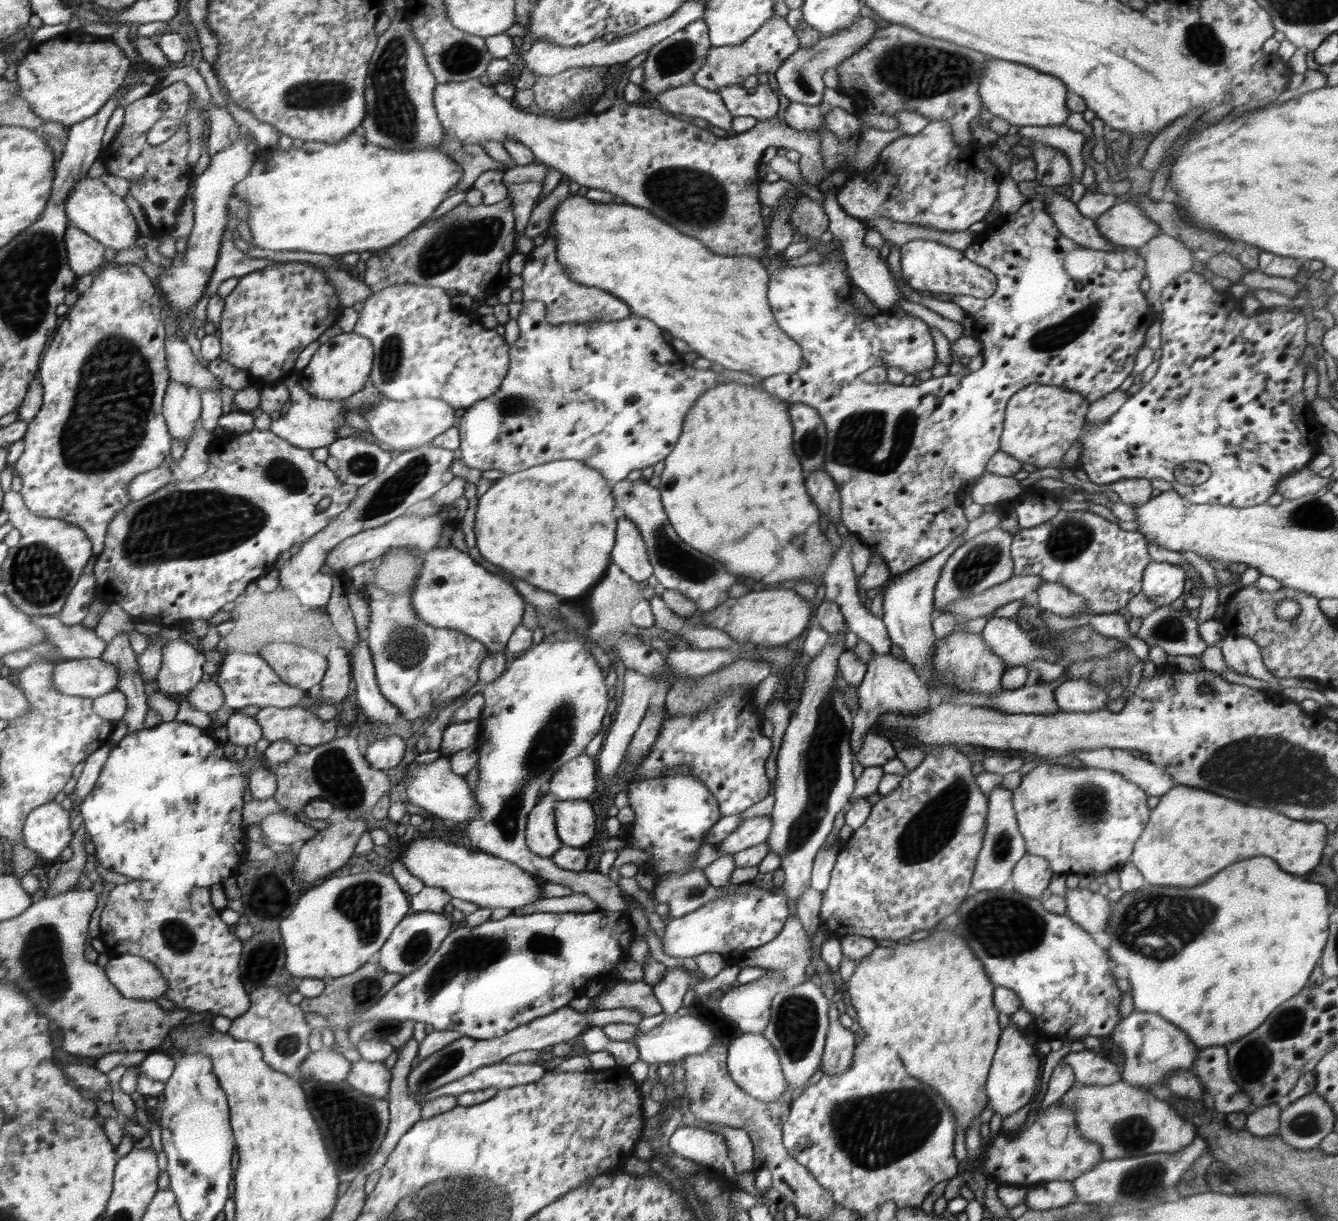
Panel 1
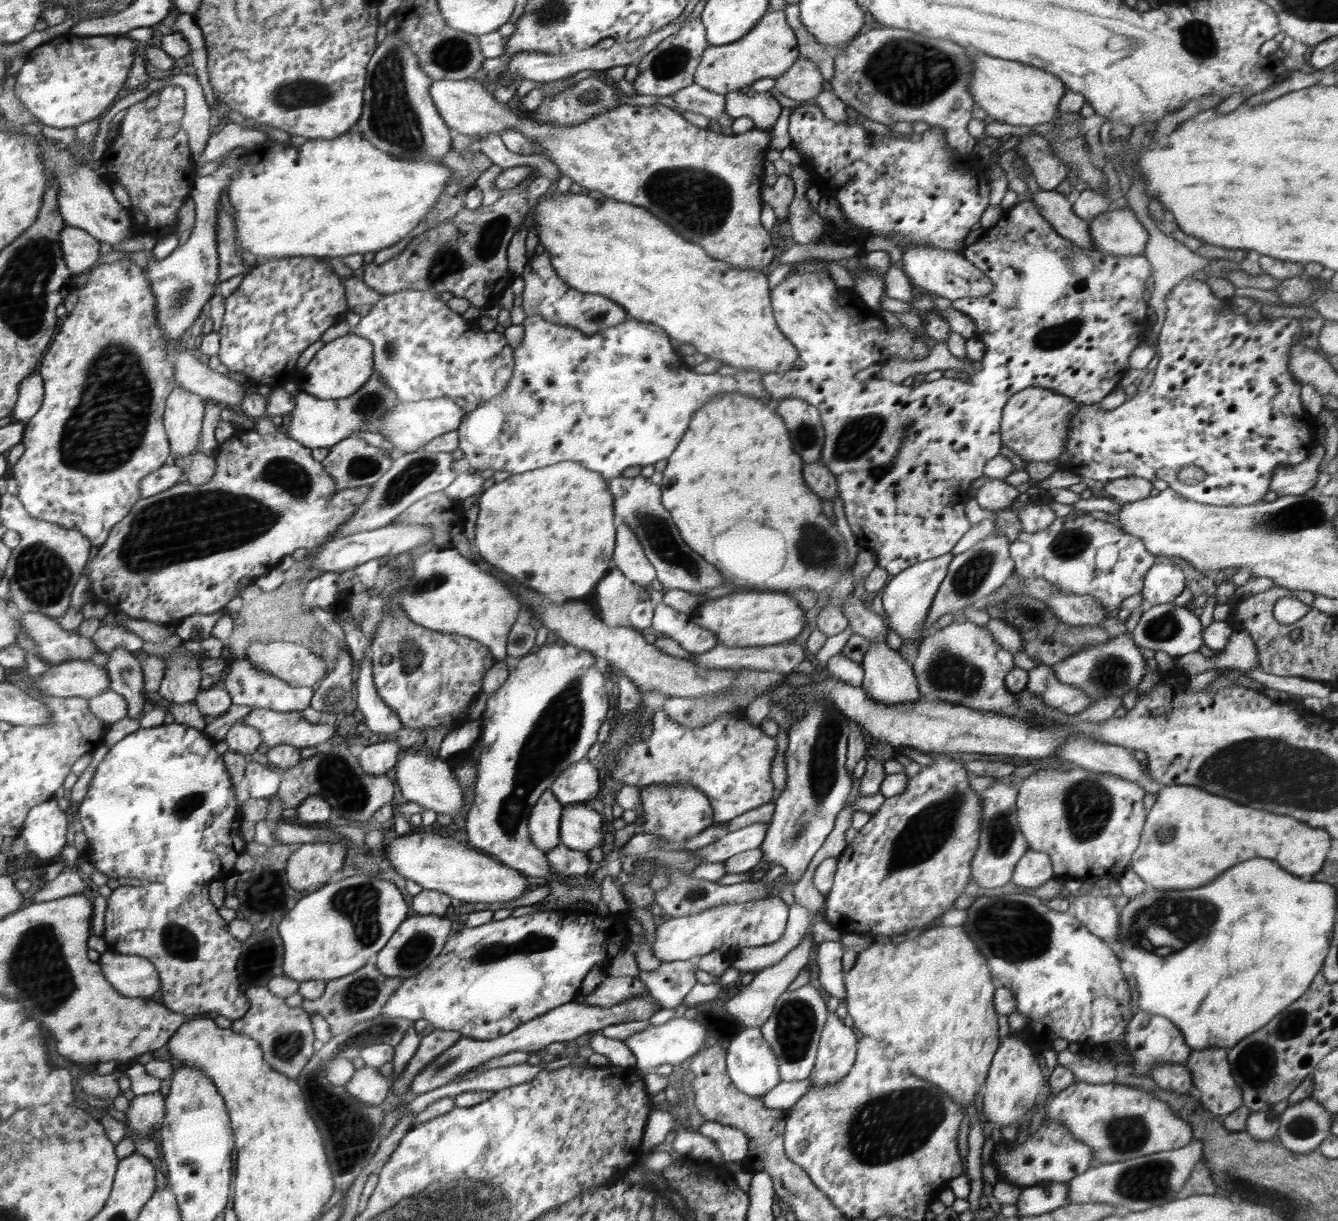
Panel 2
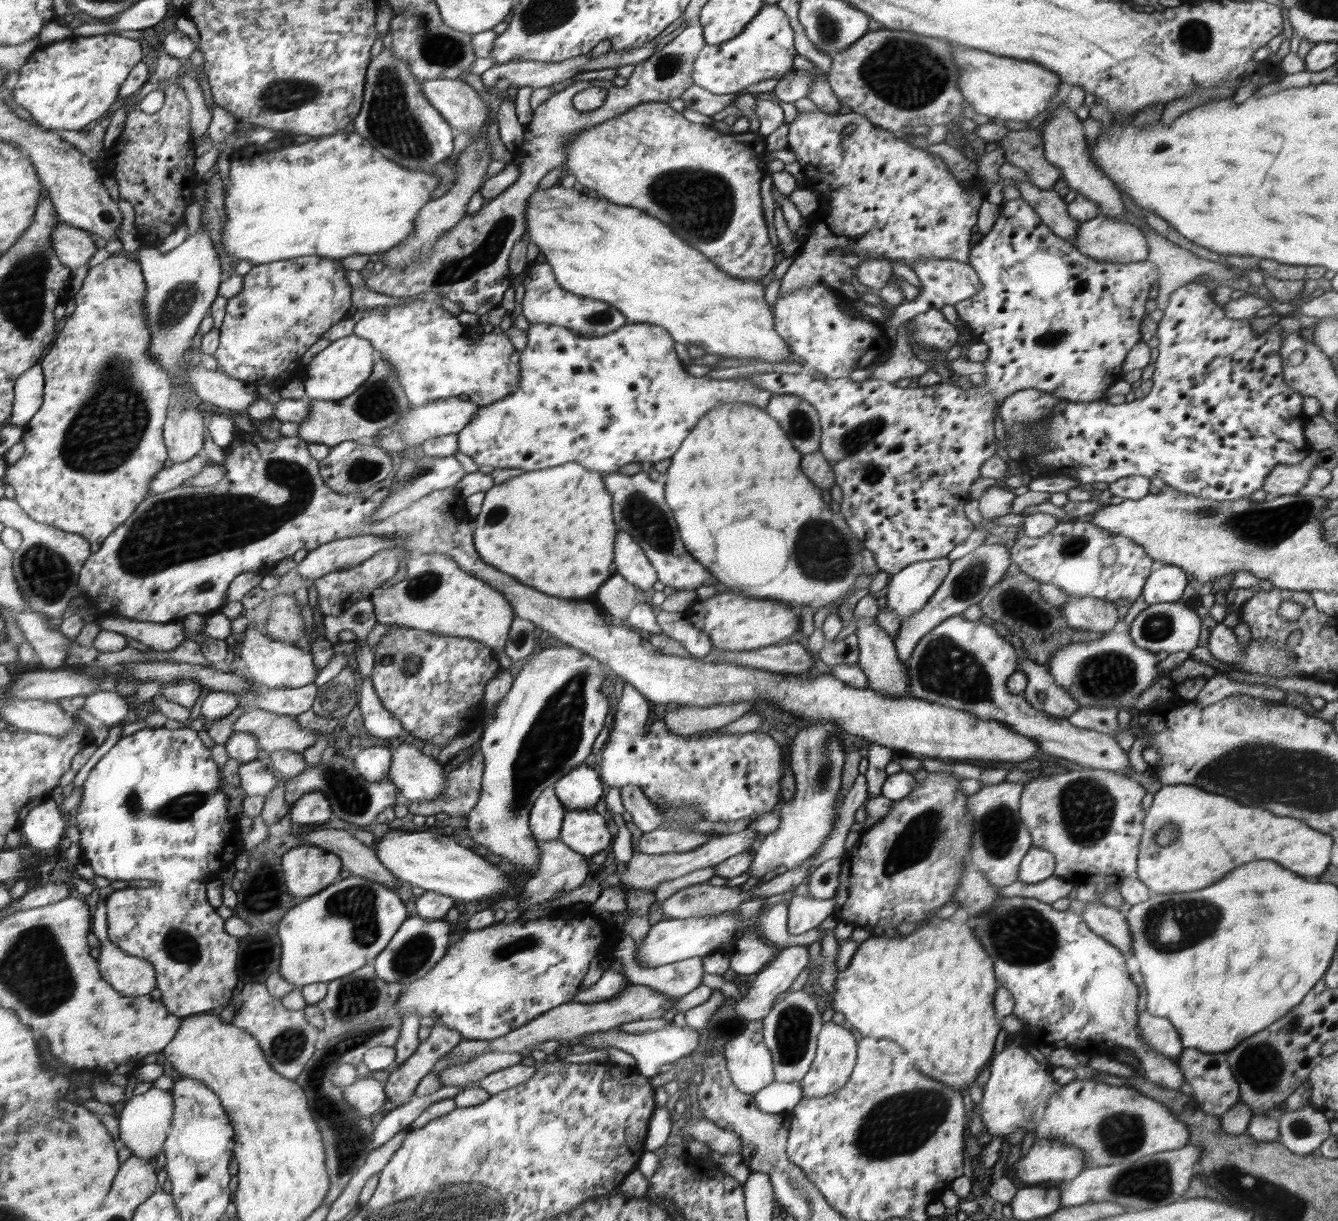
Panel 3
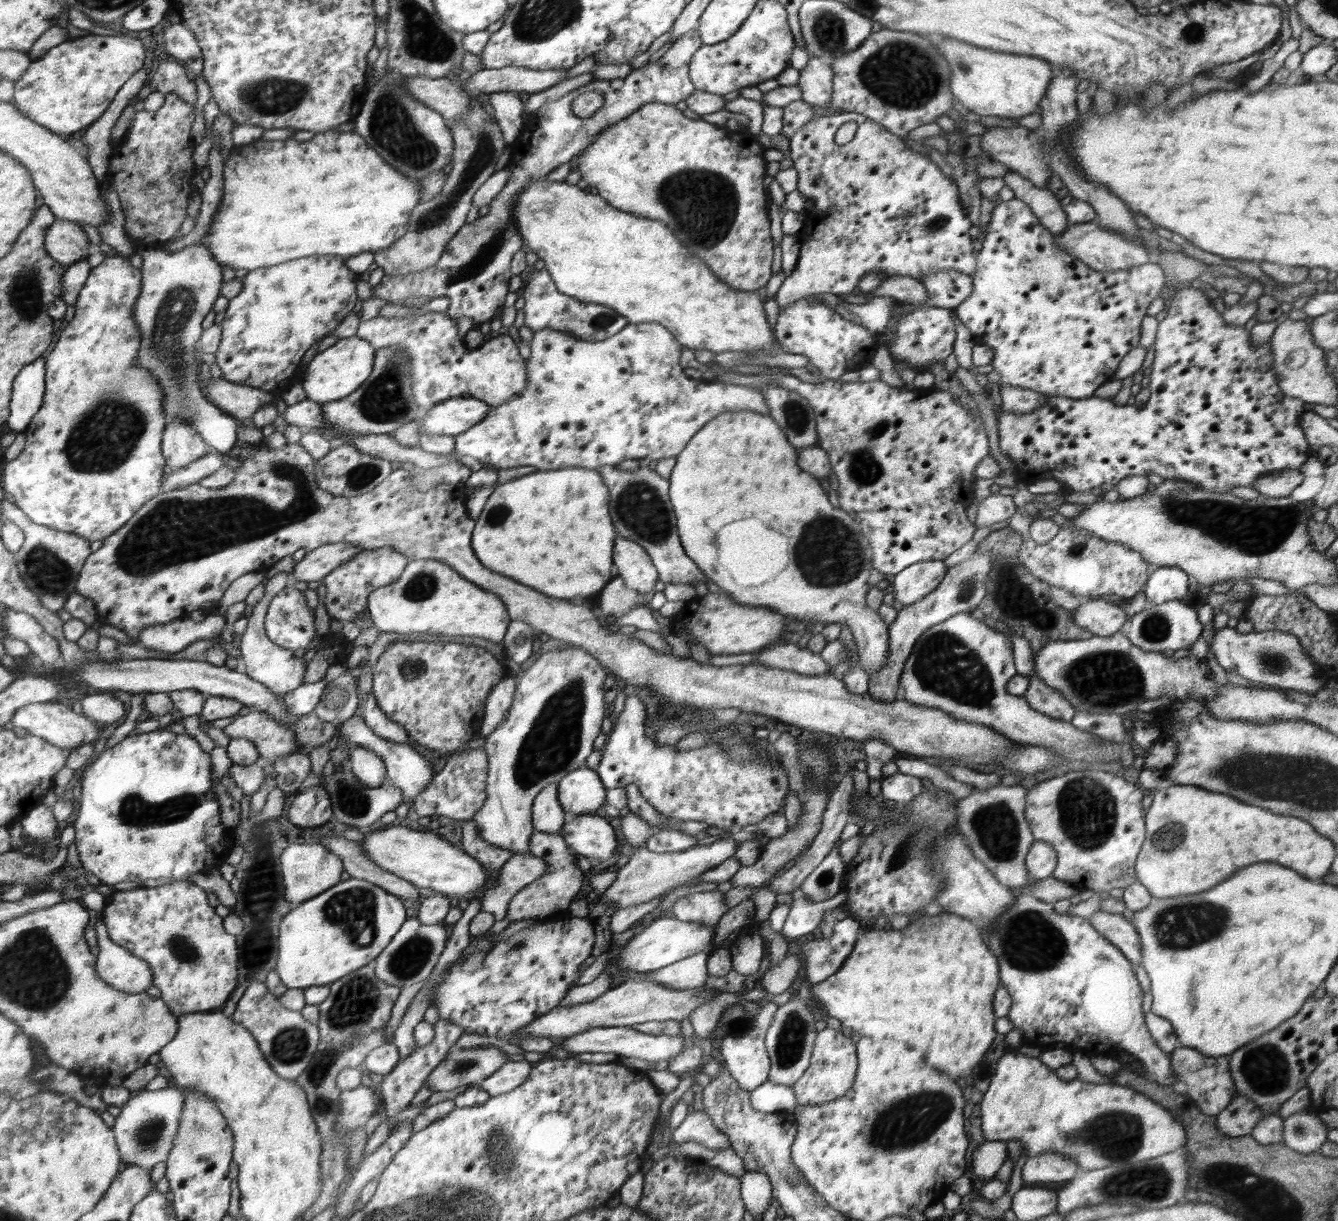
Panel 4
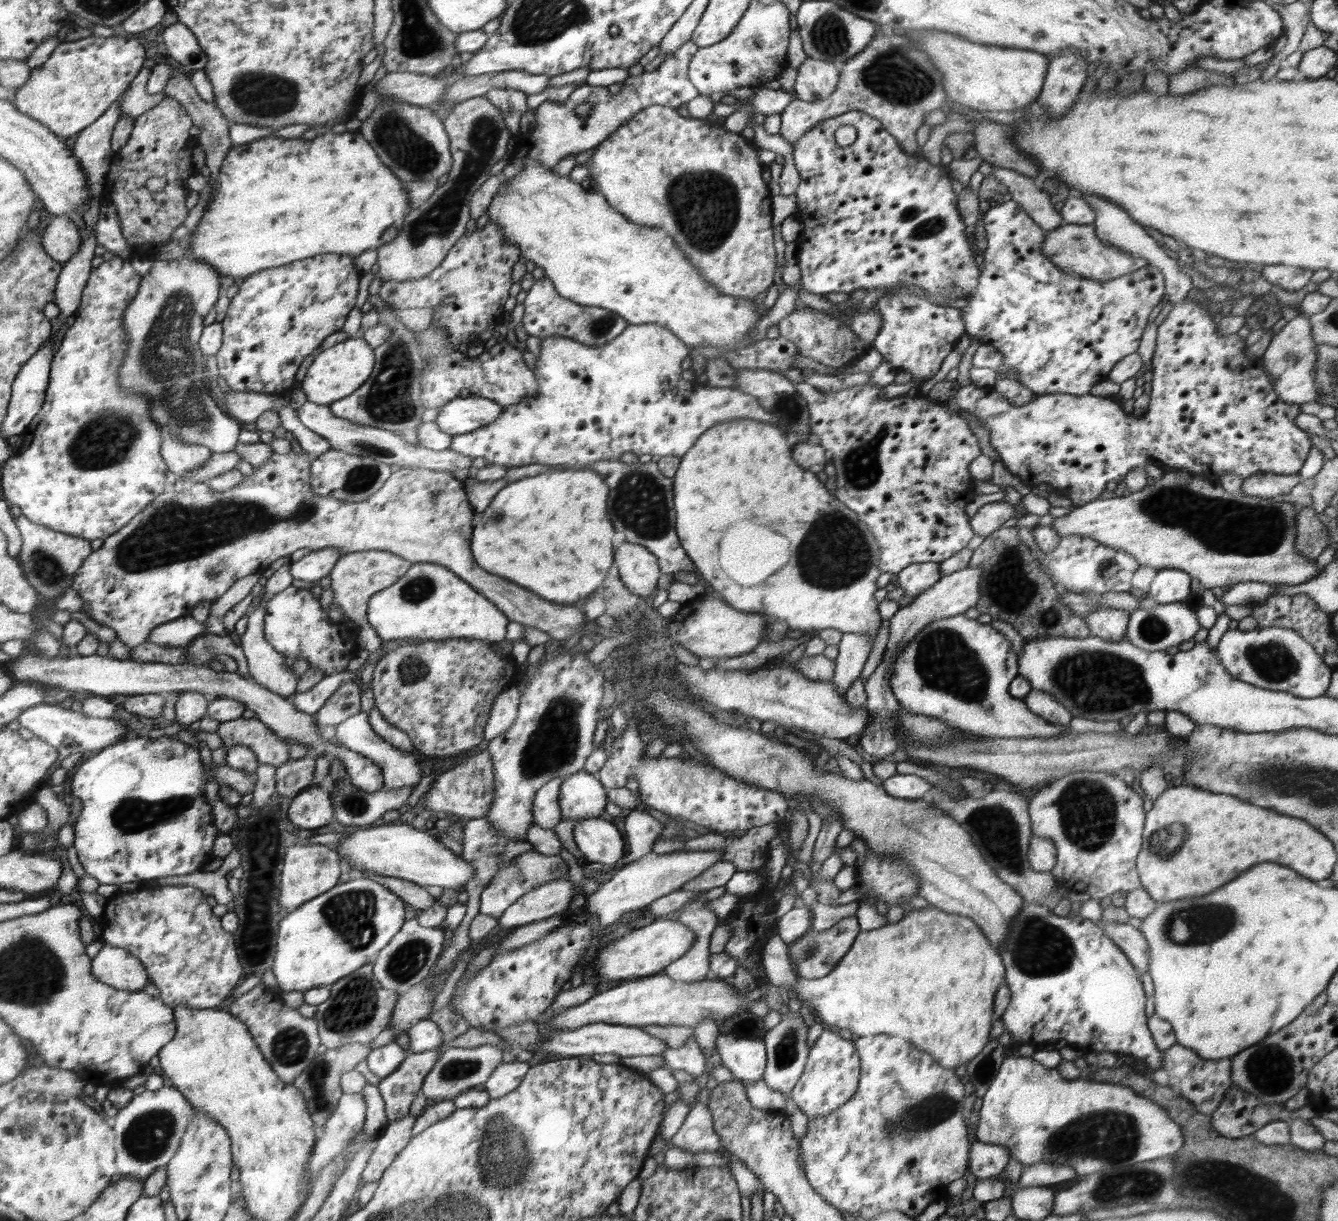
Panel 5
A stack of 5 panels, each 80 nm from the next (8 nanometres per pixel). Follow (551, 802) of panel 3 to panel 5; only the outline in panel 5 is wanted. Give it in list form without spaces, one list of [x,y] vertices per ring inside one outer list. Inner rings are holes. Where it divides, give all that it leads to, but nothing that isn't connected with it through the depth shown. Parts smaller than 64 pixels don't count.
[[[565,777],[553,778],[538,789],[533,801],[533,822],[542,828],[553,829],[563,818],[559,797]]]

